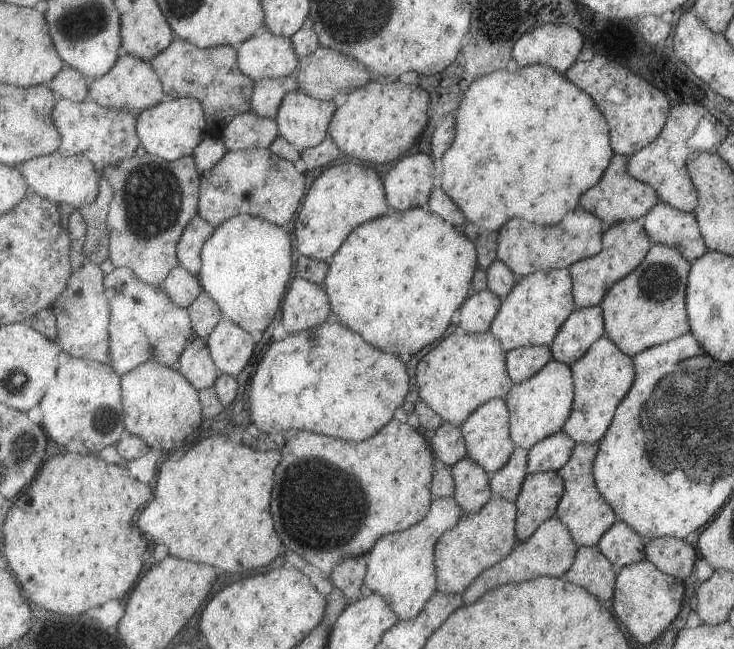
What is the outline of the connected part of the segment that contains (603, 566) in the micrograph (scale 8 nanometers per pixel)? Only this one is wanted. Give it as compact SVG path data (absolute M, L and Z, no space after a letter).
M597 545L577 547L575 564L566 572L565 578L603 601L613 596L613 582L616 582L611 563Z

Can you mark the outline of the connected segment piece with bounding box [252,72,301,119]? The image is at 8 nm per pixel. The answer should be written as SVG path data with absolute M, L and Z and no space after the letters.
M297 72L288 77L258 80L252 98L252 111L259 116L276 119L285 95L299 90Z

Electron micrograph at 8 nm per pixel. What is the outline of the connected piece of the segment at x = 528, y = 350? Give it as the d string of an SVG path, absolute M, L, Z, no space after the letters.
M550 346L521 347L508 352L506 363L514 384L533 378L554 359Z

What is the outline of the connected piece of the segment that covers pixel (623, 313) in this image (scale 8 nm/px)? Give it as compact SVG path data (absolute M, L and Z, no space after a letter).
M652 243L639 266L613 283L599 304L603 309L604 336L632 357L643 349L689 333L684 307L689 269L690 262L677 249Z

